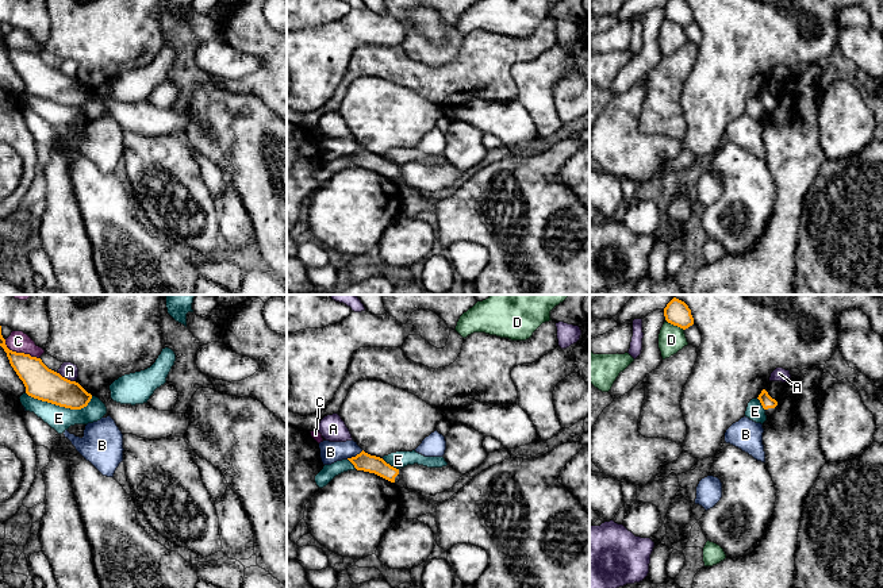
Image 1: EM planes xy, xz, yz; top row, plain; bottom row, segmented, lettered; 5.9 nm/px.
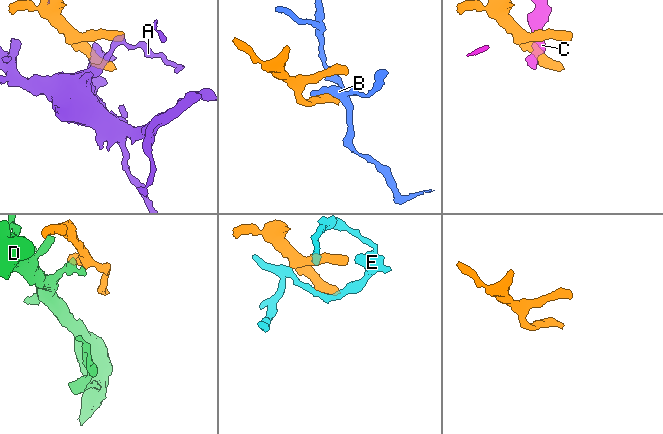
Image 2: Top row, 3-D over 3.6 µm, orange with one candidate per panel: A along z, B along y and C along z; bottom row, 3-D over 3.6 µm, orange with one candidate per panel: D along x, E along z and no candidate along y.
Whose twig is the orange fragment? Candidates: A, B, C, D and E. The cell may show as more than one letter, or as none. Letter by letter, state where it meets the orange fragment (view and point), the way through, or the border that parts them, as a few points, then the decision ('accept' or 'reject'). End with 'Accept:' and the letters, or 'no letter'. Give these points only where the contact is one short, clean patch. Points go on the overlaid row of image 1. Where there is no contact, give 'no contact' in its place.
A: contact xy (64, 377); border xy (56, 372), (75, 381); reject
B: contact xz (356, 456); border xz (363, 450), (346, 458); reject
C: contact xy (19, 353); border xy (4, 339), (10, 349), (29, 353), (38, 358); reject
D: contact yz (675, 325); border yz (665, 319), (683, 330); reject
E: contact xy (60, 406); border xy (26, 392), (34, 398), (70, 408), (83, 408), (92, 398); reject
Accept: no letter

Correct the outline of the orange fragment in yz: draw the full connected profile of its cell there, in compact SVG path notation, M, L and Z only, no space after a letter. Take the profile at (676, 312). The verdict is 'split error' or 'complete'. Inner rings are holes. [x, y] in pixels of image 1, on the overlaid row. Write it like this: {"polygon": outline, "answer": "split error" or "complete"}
{"polygon": "M673 297L667 307L664 308L665 320L673 326L677 326L683 330L694 324L694 318L688 305Z", "answer": "complete"}

